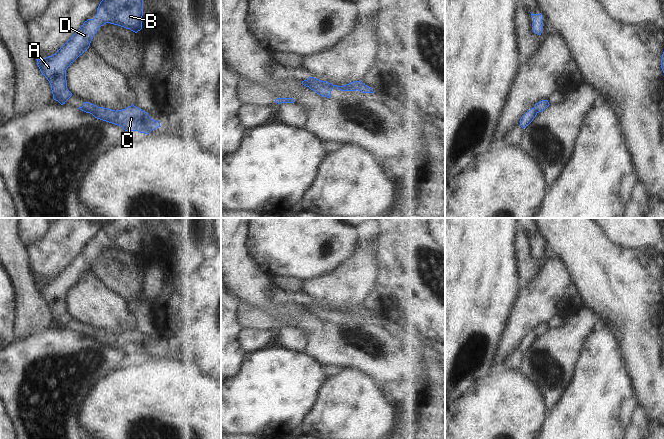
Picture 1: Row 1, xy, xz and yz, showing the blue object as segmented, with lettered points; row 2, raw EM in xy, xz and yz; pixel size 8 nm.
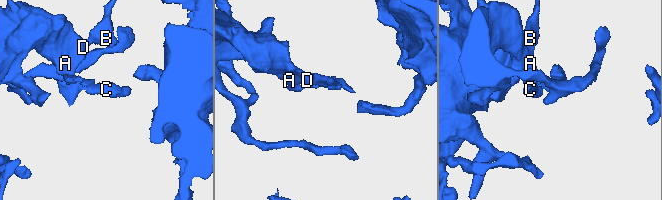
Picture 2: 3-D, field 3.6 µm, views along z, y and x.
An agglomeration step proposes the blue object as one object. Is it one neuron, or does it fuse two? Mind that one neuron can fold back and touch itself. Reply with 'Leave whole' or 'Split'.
Leave whole

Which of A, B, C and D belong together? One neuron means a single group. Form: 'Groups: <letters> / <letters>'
Groups: A B C D

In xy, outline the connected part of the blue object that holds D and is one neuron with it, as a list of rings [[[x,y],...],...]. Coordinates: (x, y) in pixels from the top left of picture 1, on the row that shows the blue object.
[[[102,0],[97,8],[94,19],[88,19],[80,29],[52,56],[42,60],[37,60],[37,65],[51,85],[53,99],[61,105],[72,96],[67,88],[66,70],[67,68],[90,46],[93,36],[98,29],[106,23],[118,25],[137,33],[142,29],[143,0]]]

